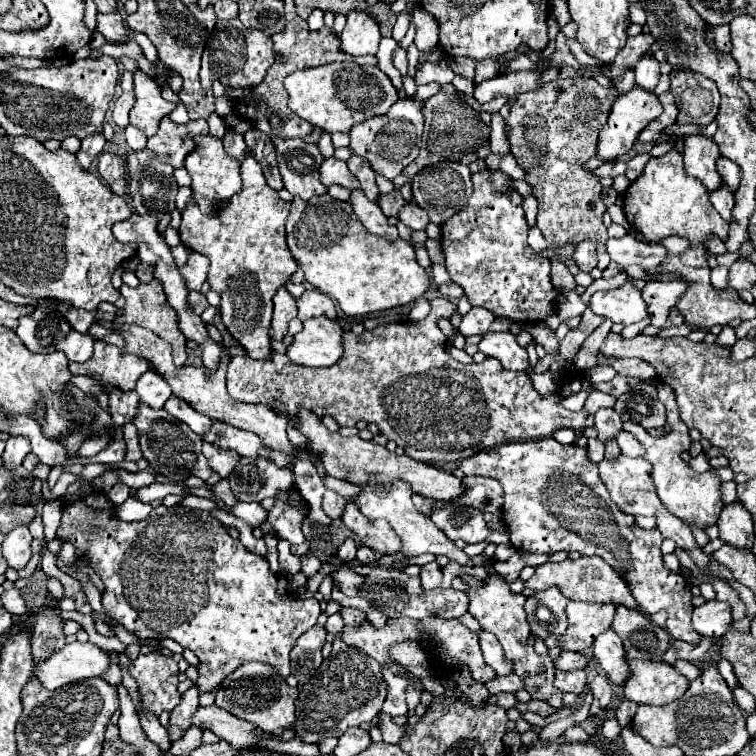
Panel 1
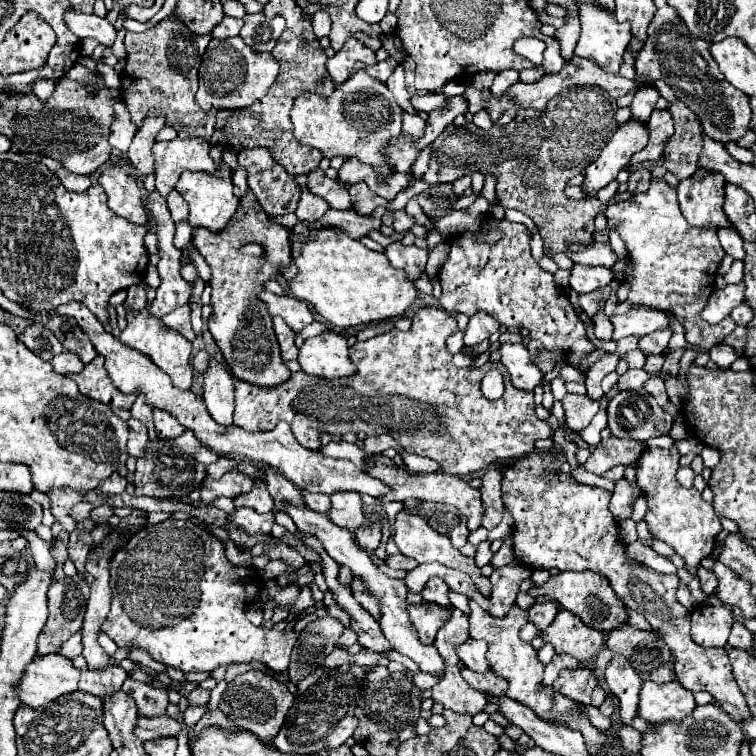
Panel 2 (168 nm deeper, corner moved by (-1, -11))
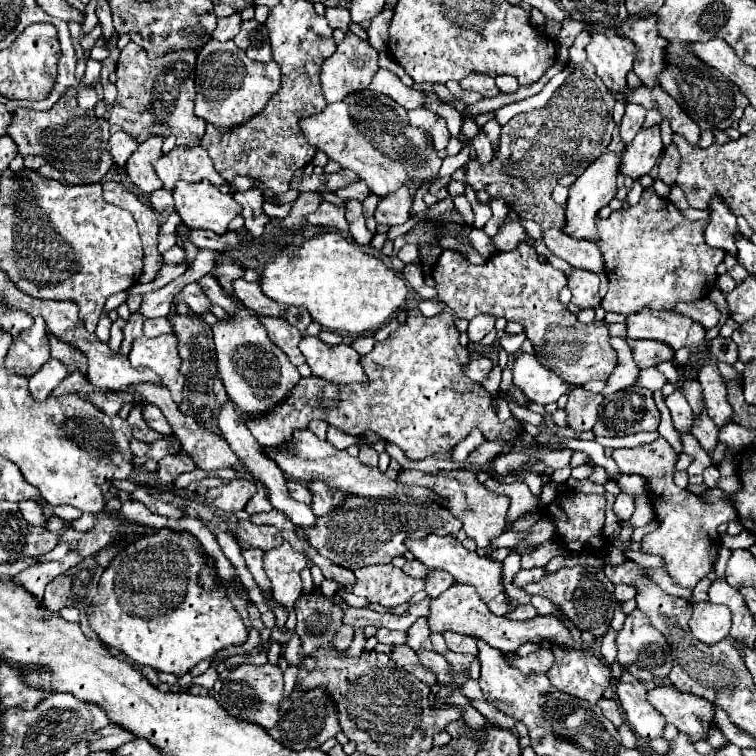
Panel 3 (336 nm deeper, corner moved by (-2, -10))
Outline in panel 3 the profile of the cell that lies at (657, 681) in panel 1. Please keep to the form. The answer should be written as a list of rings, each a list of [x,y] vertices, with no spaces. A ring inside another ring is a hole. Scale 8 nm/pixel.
[[[674,686],[650,688],[648,702],[652,702],[666,722],[686,732],[694,742],[706,738],[710,724],[714,724],[714,706],[708,700],[696,694],[684,694]]]

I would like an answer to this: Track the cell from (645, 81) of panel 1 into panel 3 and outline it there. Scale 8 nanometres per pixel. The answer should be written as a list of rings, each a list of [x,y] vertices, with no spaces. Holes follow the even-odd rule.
[[[626,104],[626,114],[620,122],[620,136],[626,144],[632,142],[636,132],[642,128],[644,116],[646,116],[646,108],[642,108],[642,104]]]

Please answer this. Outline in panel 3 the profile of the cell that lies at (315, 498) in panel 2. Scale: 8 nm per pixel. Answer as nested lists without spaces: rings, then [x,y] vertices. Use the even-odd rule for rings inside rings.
[[[288,480],[288,490],[290,490],[292,498],[296,498],[298,502],[312,504],[312,492],[310,492],[306,486],[302,486],[300,482],[296,482],[296,480]]]

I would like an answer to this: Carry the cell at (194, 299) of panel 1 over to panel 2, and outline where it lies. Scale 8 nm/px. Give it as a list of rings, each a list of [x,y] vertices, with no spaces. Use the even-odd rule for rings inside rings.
[[[183,305],[183,307],[179,307],[177,311],[171,311],[171,313],[163,315],[161,321],[163,321],[169,329],[181,333],[185,339],[189,339],[189,341],[195,339],[195,333],[193,333],[193,329],[191,329],[191,319],[189,319],[189,305]]]

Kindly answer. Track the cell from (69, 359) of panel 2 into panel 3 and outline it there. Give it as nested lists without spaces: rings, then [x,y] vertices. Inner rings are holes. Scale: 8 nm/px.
[[[50,358],[32,378],[30,378],[30,392],[36,400],[44,400],[50,396],[50,392],[58,386],[60,380],[68,376],[68,368],[60,362]]]

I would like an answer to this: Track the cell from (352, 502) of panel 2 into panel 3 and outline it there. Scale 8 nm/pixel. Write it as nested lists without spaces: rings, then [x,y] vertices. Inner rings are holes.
[[[310,482],[308,490],[312,490],[312,494],[314,494],[312,510],[316,516],[330,514],[336,506],[340,506],[340,502],[344,502],[344,498],[348,498],[348,492],[332,490],[324,482]]]

